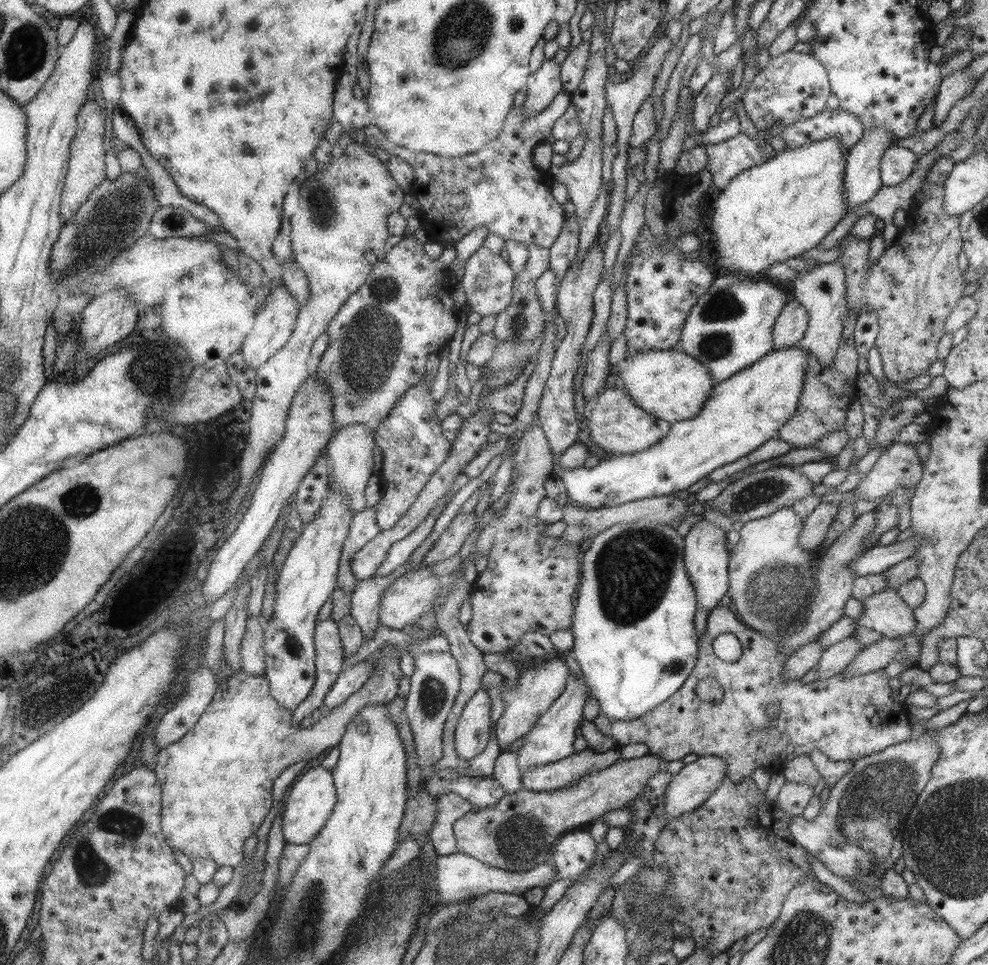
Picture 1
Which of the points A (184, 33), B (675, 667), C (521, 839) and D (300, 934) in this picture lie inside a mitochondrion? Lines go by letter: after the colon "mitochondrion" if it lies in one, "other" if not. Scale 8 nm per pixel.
A: other
B: mitochondrion
C: mitochondrion
D: mitochondrion

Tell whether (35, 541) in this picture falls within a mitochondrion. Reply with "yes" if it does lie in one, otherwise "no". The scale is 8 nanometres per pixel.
yes

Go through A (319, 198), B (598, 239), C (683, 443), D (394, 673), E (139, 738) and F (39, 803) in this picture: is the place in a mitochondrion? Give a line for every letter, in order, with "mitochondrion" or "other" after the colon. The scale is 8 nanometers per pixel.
A: mitochondrion
B: other
C: other
D: other
E: other
F: other

